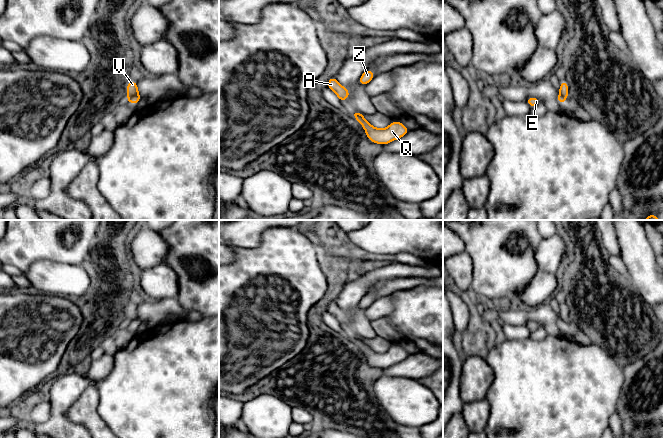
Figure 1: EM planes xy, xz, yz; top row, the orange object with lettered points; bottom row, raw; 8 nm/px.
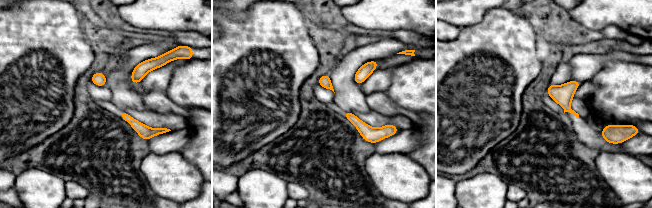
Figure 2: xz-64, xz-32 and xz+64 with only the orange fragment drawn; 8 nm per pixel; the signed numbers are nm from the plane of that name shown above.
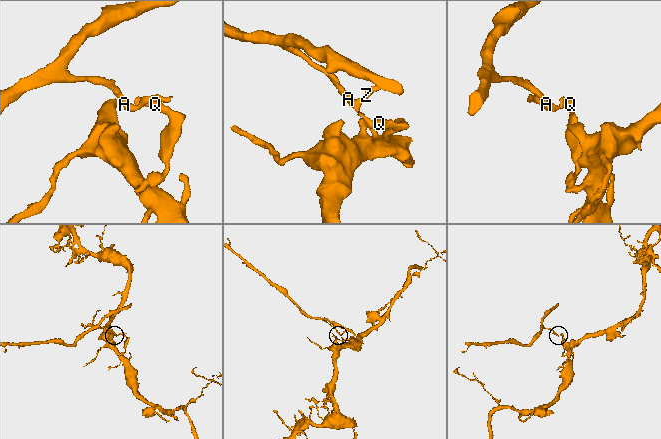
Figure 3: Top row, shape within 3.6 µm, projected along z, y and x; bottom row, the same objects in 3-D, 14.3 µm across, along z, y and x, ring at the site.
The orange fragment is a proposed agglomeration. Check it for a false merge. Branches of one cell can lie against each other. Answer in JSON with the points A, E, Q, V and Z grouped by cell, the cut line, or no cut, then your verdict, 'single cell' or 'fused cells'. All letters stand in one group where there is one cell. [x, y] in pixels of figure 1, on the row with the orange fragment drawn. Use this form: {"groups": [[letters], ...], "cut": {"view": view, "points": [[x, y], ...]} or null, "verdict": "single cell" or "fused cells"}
{"groups": [["A", "E", "Z"], ["Q", "V"]], "cut": {"view": "xy", "points": [[138, 94], [129, 97]]}, "verdict": "fused cells"}

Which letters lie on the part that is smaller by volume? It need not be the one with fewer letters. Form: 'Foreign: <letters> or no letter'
Foreign: A, E, Z

